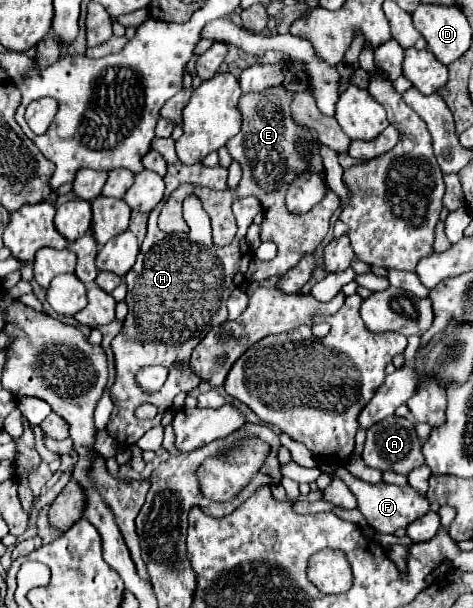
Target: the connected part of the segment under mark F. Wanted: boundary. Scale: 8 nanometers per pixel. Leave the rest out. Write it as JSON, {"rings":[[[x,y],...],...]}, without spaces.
{"rings":[[[339,466],[333,476],[337,476],[339,480],[343,480],[347,484],[347,488],[355,494],[357,502],[359,502],[359,510],[363,512],[363,516],[367,518],[367,522],[381,534],[393,534],[397,528],[407,528],[411,522],[415,522],[417,518],[425,516],[429,512],[429,502],[425,496],[419,496],[411,486],[407,488],[399,488],[393,484],[379,484],[379,486],[371,486],[359,478],[355,478],[353,474],[349,474],[349,470],[345,466]]]}

